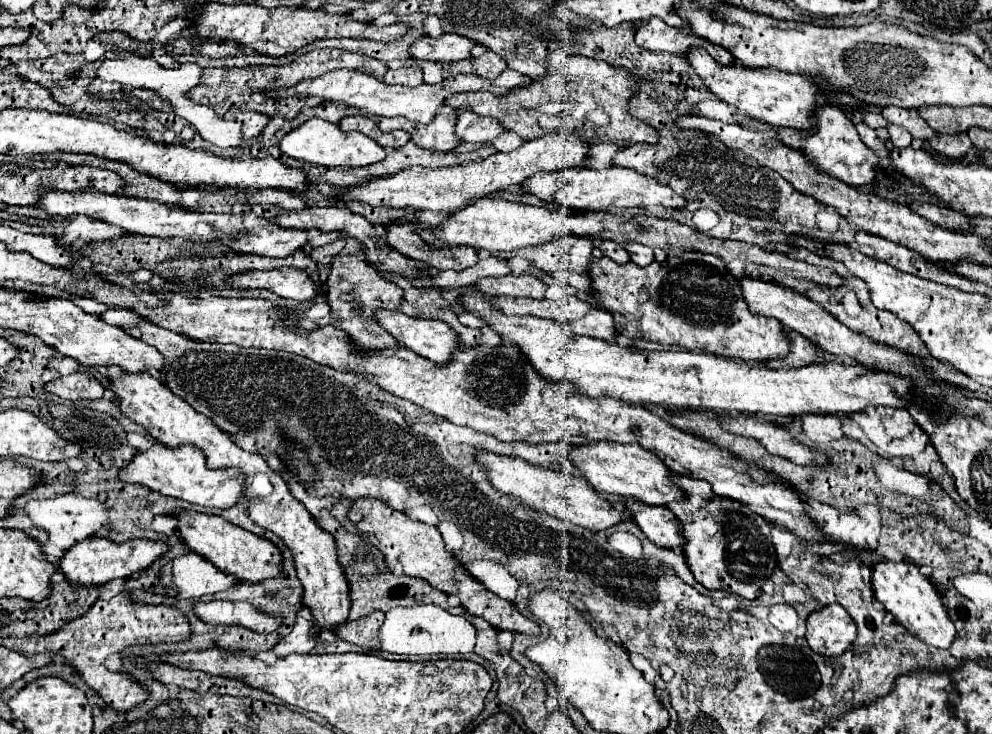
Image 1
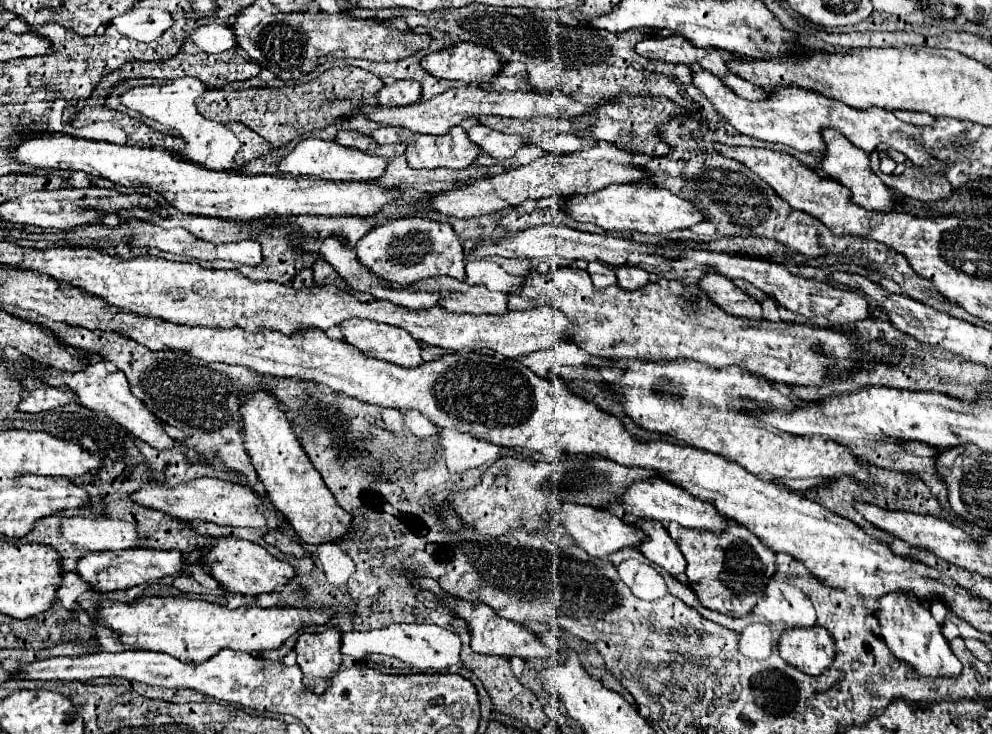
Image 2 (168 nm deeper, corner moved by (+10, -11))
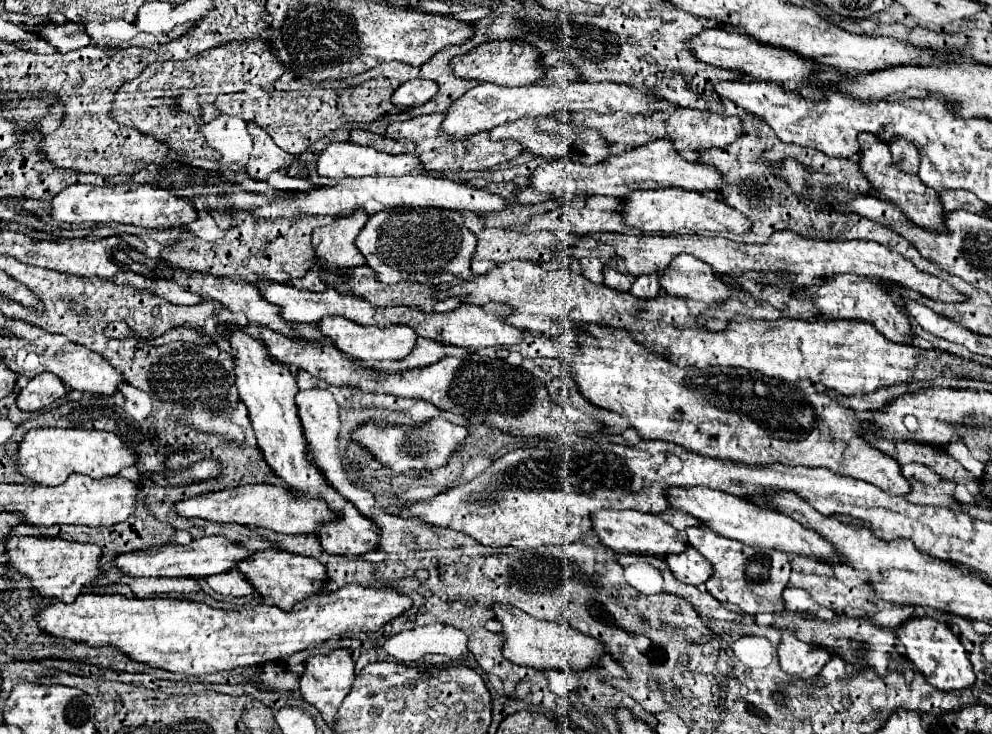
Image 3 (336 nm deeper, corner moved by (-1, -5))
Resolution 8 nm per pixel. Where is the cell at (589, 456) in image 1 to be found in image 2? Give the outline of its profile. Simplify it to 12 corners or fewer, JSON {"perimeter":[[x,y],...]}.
{"perimeter":[[656,477],[624,493],[648,519],[720,535],[730,521],[712,503]]}

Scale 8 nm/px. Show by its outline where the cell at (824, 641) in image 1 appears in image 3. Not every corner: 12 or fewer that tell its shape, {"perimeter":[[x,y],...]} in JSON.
{"perimeter":[[781,633],[779,663],[785,673],[811,679],[831,655],[823,647]]}

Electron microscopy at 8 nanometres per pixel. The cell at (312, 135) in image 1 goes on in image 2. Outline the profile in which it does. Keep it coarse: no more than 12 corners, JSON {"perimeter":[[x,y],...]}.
{"perimeter":[[308,137],[280,161],[288,175],[374,181],[388,159]]}

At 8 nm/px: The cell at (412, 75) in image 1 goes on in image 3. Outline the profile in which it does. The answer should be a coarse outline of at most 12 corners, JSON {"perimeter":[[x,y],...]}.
{"perimeter":[[413,79],[399,85],[391,99],[415,107],[433,99],[437,83]]}

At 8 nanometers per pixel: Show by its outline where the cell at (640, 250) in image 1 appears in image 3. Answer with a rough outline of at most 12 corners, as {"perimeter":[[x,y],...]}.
{"perimeter":[[637,275],[629,289],[635,297],[657,297],[659,275]]}

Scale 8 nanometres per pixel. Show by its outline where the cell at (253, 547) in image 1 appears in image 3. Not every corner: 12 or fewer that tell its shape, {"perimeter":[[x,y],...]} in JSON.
{"perimeter":[[257,551],[237,569],[289,611],[327,583],[317,559]]}

